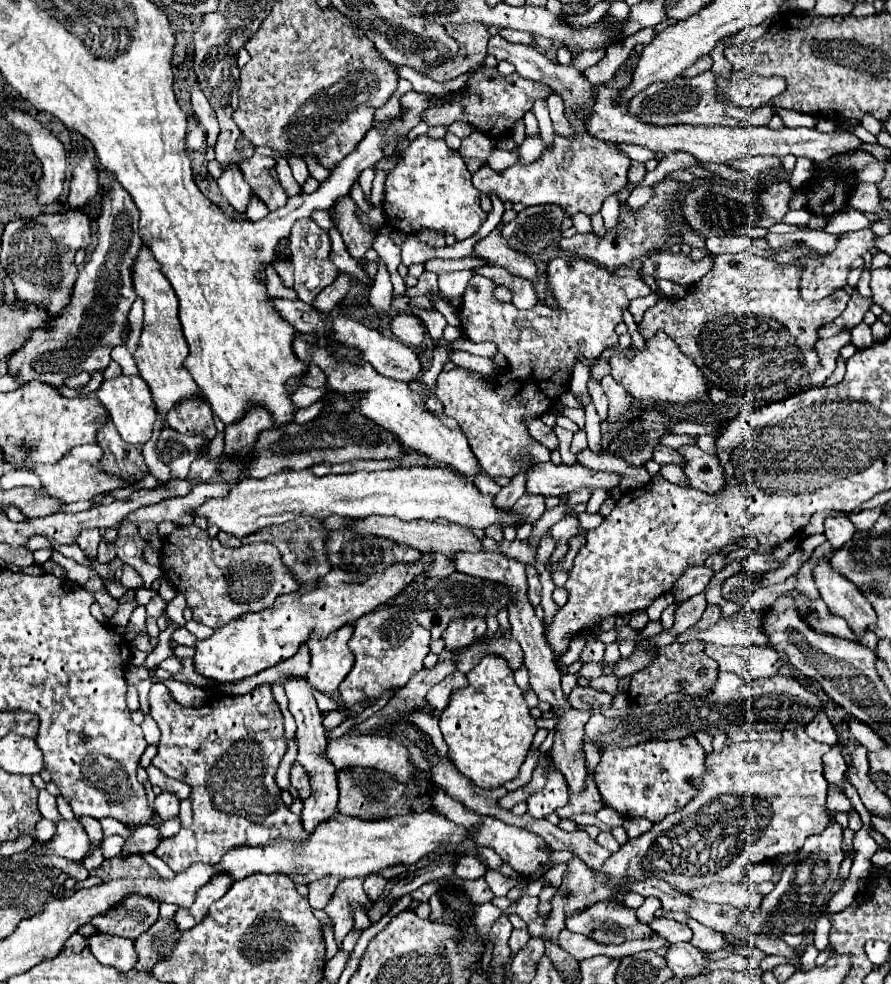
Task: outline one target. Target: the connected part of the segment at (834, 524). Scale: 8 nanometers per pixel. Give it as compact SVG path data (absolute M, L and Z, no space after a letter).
M846 516L824 520L824 534L834 550L840 550L854 536L854 532L854 524Z

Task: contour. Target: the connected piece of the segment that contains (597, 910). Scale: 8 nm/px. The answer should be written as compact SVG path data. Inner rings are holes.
M610 900L594 902L582 912L568 916L566 928L602 944L622 944L634 938L656 936L648 924L642 924L636 918L636 912L632 908Z

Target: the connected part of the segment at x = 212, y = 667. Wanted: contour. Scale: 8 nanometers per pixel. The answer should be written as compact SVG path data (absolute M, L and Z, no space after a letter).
M422 554L414 564L396 562L380 574L354 574L340 568L332 568L324 578L314 584L306 584L292 594L280 596L272 608L258 614L246 612L236 620L214 630L206 640L196 642L194 668L204 678L216 680L218 684L238 682L254 676L278 662L294 656L302 642L308 640L312 632L326 636L344 624L356 622L360 616L376 610L394 596L398 596L406 586L418 580L432 564L430 554Z

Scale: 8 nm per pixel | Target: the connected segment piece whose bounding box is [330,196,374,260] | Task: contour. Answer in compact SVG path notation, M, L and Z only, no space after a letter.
M344 196L342 200L338 200L338 204L330 212L330 216L340 230L350 256L360 260L366 254L366 250L372 246L374 234L368 226L358 222L354 210L356 210L356 202L350 196Z

